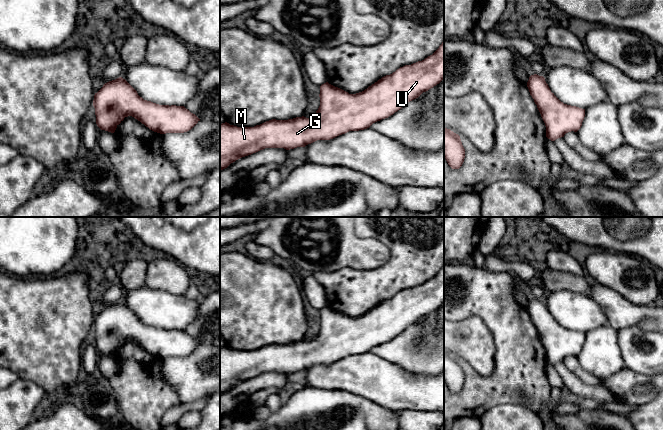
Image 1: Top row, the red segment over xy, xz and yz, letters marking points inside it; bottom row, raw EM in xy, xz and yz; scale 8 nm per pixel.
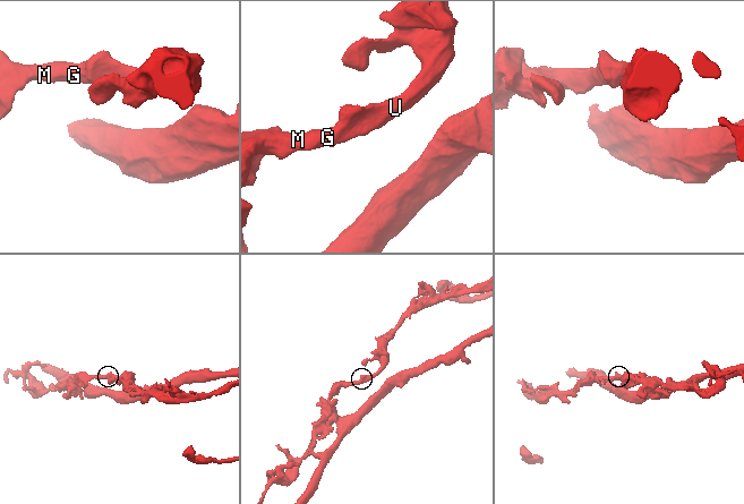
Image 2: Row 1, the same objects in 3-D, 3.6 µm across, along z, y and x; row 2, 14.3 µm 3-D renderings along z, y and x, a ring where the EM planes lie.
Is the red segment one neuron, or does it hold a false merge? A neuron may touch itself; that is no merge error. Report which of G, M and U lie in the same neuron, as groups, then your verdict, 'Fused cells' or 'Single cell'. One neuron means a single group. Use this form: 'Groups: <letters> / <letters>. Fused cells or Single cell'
Groups: G M / U. Fused cells

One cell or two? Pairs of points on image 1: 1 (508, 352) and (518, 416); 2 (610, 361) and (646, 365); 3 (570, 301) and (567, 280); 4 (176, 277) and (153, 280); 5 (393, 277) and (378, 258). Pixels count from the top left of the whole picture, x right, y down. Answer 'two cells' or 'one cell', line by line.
1: two cells
2: two cells
3: two cells
4: one cell
5: two cells

